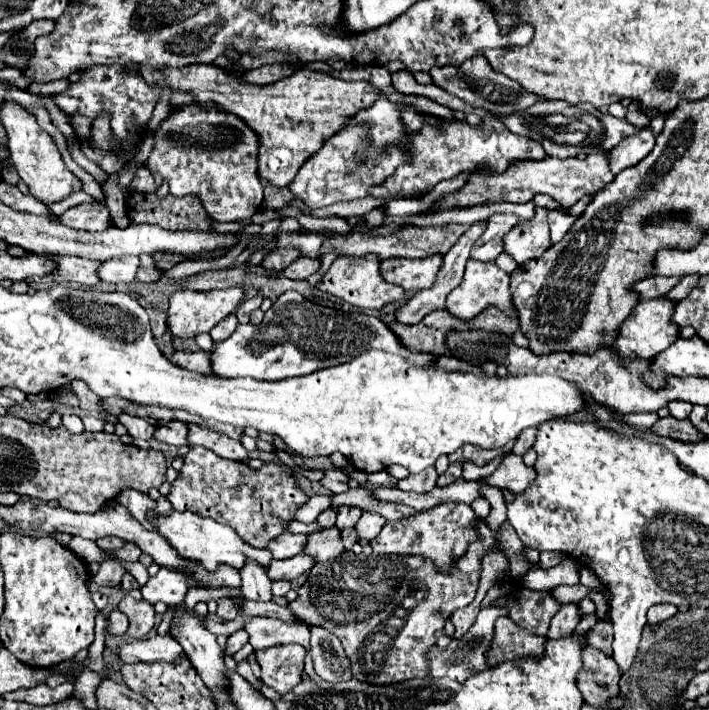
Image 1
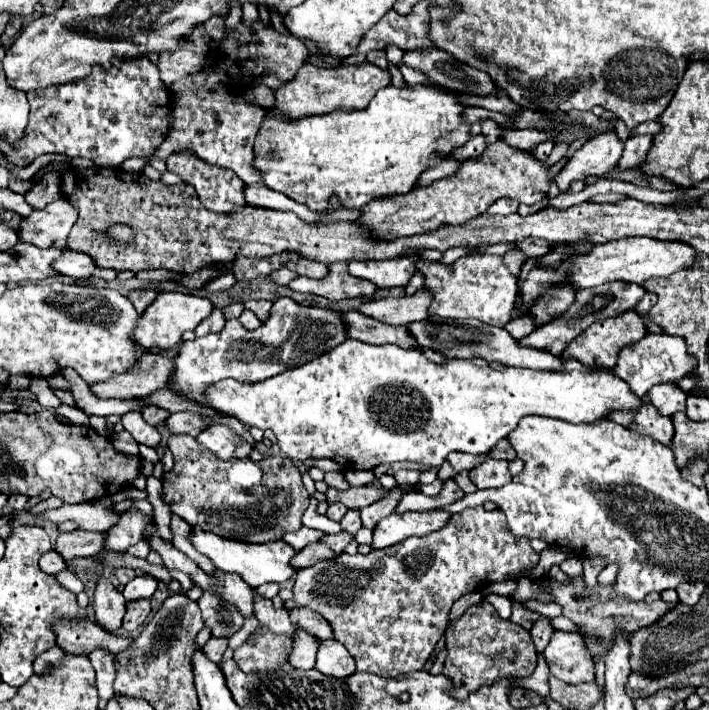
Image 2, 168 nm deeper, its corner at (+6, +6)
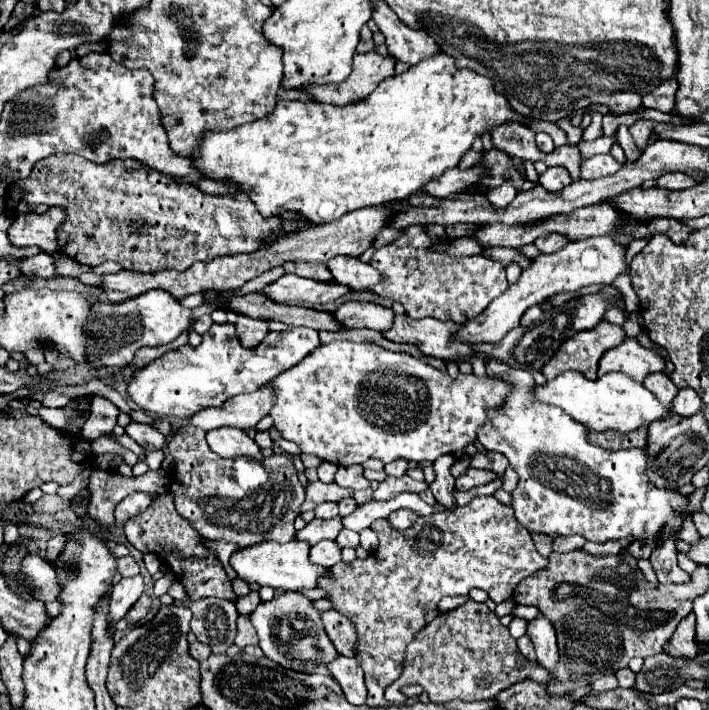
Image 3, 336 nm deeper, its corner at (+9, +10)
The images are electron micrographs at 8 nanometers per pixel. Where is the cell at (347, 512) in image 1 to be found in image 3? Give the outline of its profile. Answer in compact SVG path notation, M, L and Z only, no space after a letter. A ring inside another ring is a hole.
M320 503L316 509L314 509L316 517L320 519L332 519L332 517L338 517L338 503Z

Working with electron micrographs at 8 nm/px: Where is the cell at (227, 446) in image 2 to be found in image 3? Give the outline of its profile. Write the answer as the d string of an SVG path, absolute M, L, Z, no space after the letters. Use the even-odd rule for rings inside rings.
M220 427L216 431L206 433L206 441L214 453L220 457L250 457L262 461L260 447L254 439L246 435L246 431L236 427Z

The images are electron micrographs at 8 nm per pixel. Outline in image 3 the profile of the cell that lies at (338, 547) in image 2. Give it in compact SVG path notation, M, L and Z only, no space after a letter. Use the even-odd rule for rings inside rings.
M342 529L340 533L338 533L338 537L336 537L336 543L340 545L340 549L342 547L358 547L358 533L354 533L354 531L348 531L348 529Z

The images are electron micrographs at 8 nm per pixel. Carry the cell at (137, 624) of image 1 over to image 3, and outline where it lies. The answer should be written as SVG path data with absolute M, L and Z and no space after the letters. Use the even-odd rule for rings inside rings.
M142 595L142 597L130 607L130 611L124 615L124 619L117 622L116 629L124 630L128 625L136 625L140 619L146 617L148 611L150 611L150 597L148 597L148 595Z

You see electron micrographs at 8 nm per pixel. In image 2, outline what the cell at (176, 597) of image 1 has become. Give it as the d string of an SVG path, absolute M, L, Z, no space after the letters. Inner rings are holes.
M143 575L143 577L135 577L133 581L129 581L123 589L123 597L125 601L137 601L137 599L149 599L155 589L157 589L157 579Z

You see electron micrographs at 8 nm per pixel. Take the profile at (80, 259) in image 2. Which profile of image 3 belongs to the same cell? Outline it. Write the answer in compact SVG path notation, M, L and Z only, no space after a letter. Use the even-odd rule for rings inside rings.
M38 253L34 257L26 257L20 265L22 273L26 277L42 277L42 279L48 279L48 277L54 277L56 275L56 259L54 255L50 253Z

